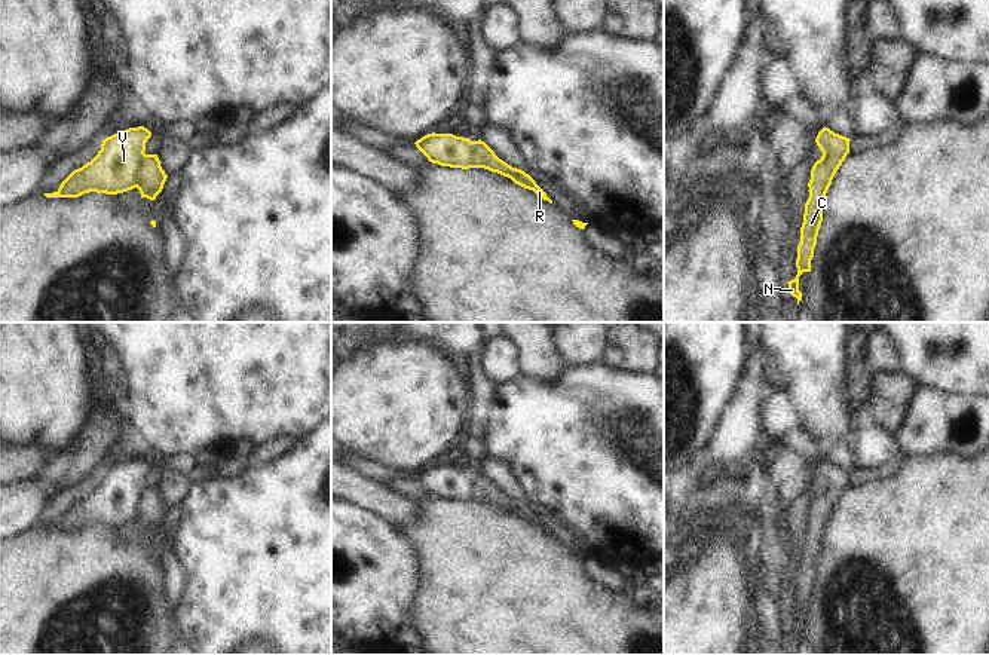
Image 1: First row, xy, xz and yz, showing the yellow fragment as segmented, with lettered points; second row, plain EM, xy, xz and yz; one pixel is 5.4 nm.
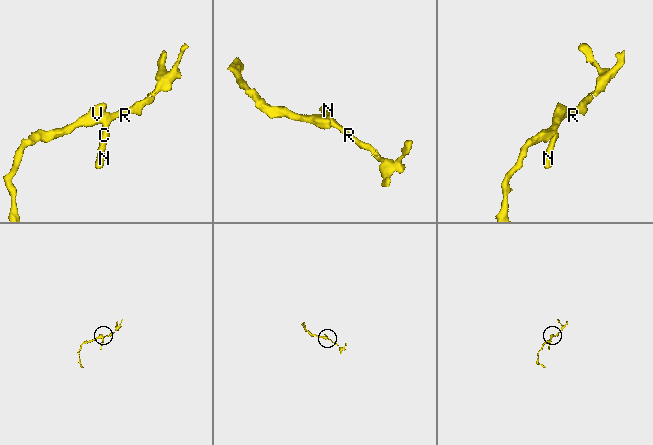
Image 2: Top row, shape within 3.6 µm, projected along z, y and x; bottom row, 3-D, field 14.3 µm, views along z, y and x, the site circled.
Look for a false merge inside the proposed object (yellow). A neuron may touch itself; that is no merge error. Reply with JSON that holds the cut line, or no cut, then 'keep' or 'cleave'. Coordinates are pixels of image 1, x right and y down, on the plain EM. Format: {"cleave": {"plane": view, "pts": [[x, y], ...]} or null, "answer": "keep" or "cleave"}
{"cleave": {"plane": "xy", "pts": [[146, 487], [137, 502], [135, 519]]}, "answer": "cleave"}

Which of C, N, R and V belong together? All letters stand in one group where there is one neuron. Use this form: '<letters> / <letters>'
C N R / V

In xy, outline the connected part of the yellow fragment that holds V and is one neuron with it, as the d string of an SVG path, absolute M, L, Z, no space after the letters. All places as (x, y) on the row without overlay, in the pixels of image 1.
M129 460L102 472L98 487L74 502L53 526L46 530L79 530L89 524L117 527L137 520L137 502L146 489L146 475L151 465Z

